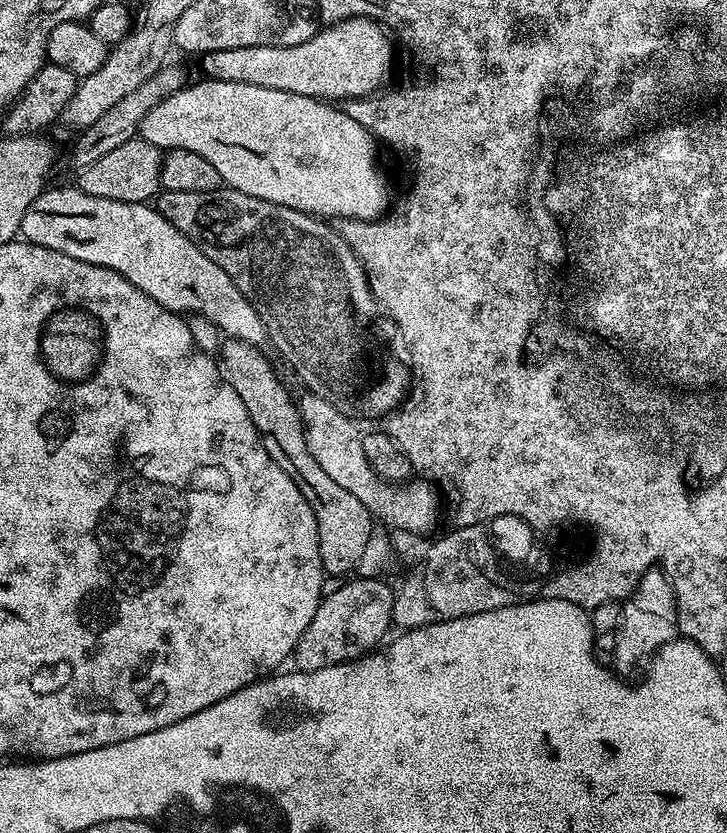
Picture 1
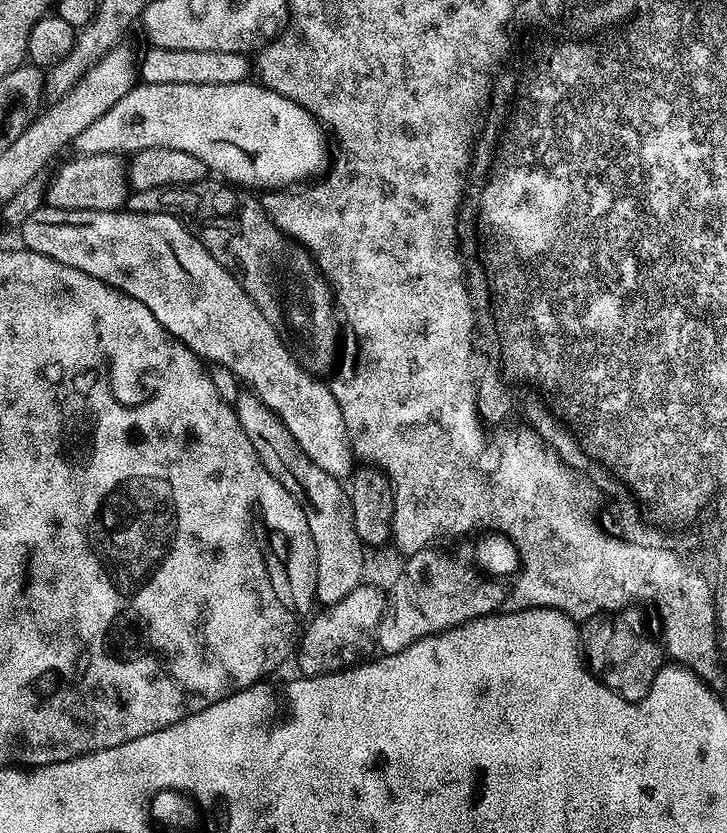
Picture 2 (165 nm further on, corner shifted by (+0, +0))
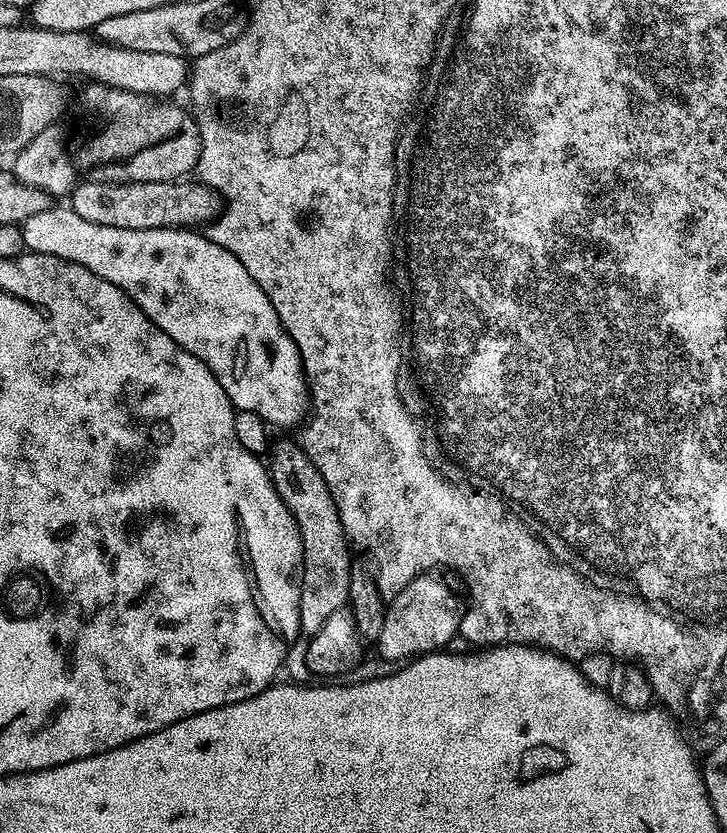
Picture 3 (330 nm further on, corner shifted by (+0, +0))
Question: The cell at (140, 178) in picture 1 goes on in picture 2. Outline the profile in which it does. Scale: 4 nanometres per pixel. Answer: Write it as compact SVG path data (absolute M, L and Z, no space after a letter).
M111 152L110 154L92 154L90 156L82 156L79 154L73 155L73 160L68 160L52 177L47 177L46 187L44 190L44 201L43 203L50 208L57 208L58 210L102 210L103 212L119 212L121 209L127 205L128 198L130 195L130 185L128 182L128 169L126 167L125 161L117 153Z

